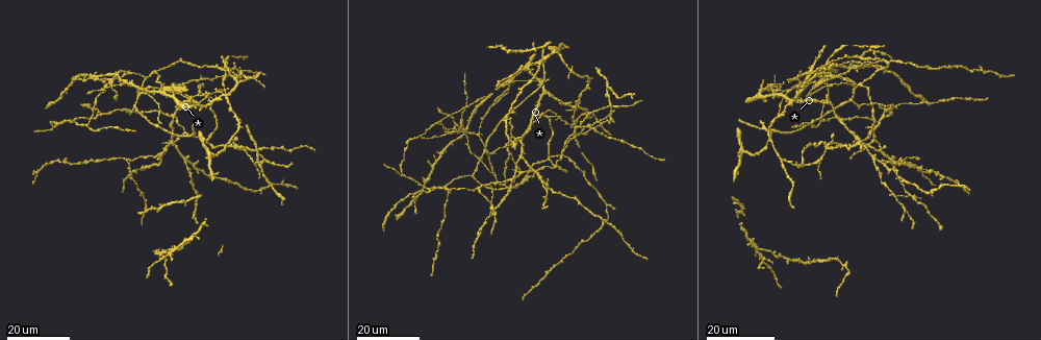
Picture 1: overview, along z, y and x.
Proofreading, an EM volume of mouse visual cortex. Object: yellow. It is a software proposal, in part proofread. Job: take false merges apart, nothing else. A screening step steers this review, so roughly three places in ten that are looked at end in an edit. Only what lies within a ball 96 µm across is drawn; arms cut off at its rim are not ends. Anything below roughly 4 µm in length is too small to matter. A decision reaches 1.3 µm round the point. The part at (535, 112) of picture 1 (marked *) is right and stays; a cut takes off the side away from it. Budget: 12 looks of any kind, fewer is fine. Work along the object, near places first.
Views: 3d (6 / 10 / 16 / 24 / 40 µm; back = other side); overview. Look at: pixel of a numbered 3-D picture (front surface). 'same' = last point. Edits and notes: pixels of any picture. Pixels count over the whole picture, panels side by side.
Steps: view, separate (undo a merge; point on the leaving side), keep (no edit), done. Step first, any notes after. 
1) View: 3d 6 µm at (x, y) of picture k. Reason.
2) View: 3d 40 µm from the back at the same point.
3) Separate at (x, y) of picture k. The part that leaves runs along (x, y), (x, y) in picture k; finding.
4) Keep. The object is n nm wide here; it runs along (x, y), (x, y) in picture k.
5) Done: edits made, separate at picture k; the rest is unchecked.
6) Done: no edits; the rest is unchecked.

View: 3d 16 µm at (799, 83) of picture 1. Arms part here.

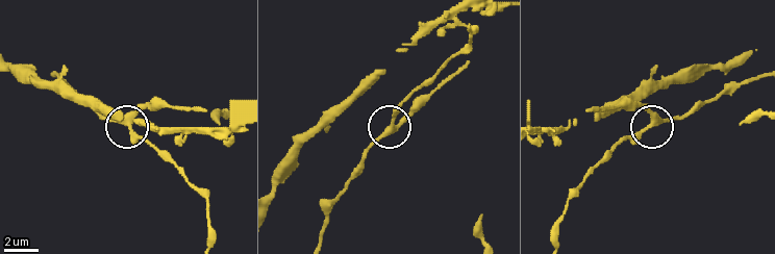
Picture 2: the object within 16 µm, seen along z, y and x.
View: 3d 10 µm at (652, 122) of picture 2.

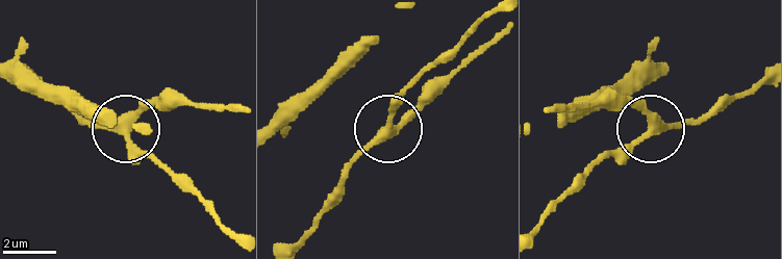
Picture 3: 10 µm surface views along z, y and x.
View: 3d 6 µm at (650, 130) of picture 3.

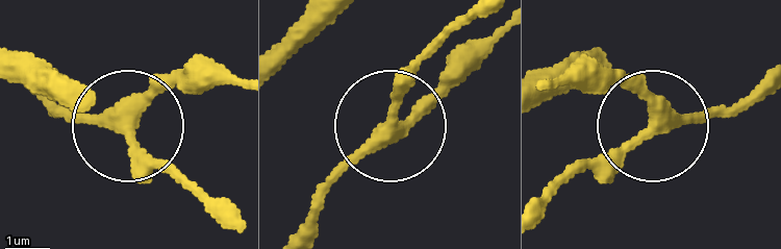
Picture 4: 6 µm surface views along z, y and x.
Keep. The object is 310 nm wide here; it runs along (759, 90), (726, 113), (651, 116), (596, 60) in picture 4; one neuron here.

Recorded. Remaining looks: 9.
View: 3d 16 µm at (909, 194) of picture 1. Three arms meet.

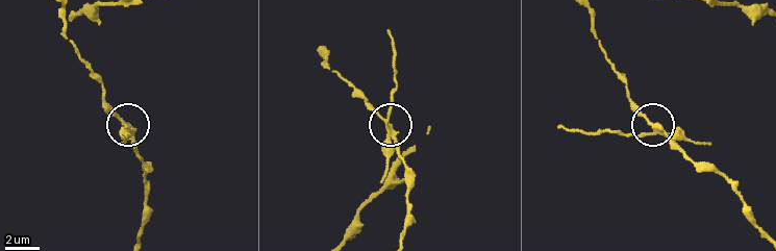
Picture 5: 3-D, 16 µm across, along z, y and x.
View: 3d 6 µm at (389, 127) of picture 5.

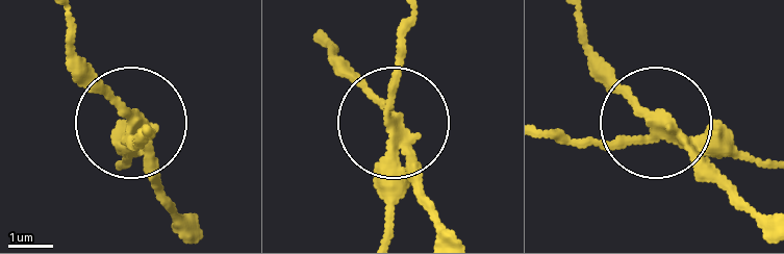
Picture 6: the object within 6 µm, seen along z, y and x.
Separate at (397, 74) of picture 6. The object is 230 nm wide here; the part that leaves runs along (388, 134), (404, 15) in picture 6; a second neuron is stuck on.

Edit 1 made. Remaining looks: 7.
View: overview.

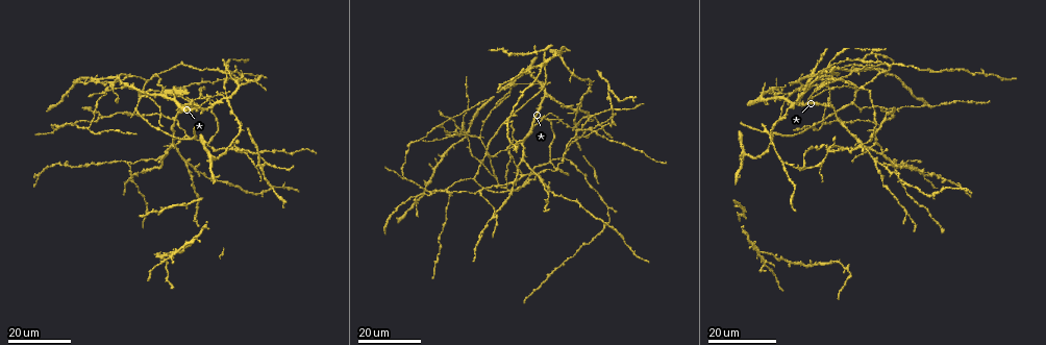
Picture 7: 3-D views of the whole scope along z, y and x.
View: 3d 24 µm at (518, 169) of picture 7. Small branch off a trunk.

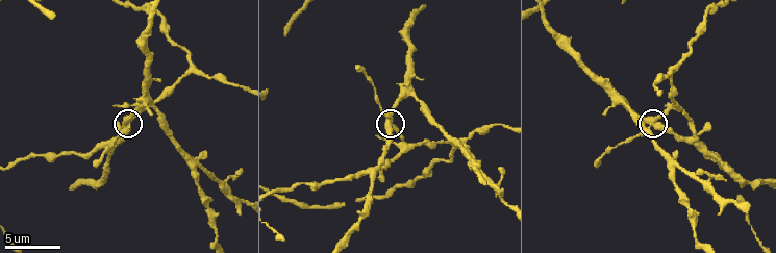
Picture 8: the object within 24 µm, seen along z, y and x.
View: 3d 10 µm at (129, 126) of picture 8. Zoom in.

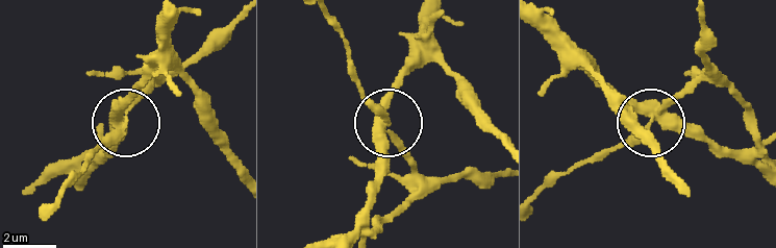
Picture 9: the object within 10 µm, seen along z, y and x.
Keep. The side arm is 7 µm long; one neuron here.

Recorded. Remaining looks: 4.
View: 3d 24 µm at (403, 179) of picture 7. Side arm on a straight run.

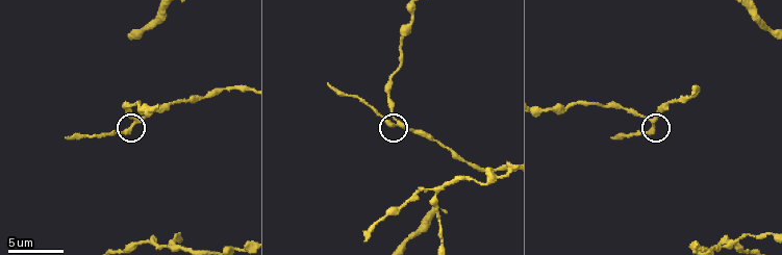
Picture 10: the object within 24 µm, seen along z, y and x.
View: 3d 10 µm at (652, 123) of picture 10.

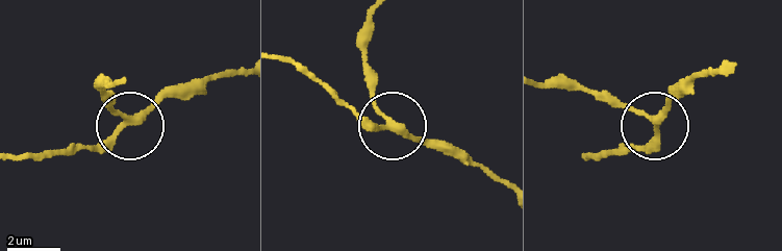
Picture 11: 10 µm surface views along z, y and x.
View: 3d 10 µm from the back at (122, 124) of picture 11.

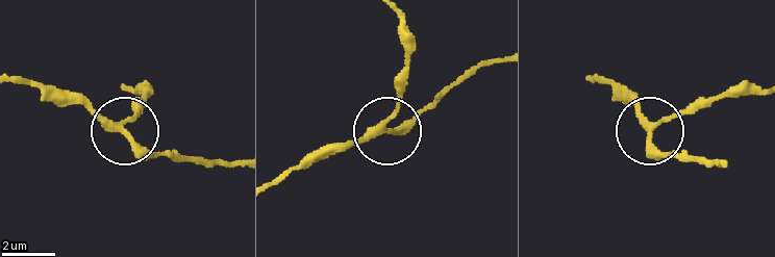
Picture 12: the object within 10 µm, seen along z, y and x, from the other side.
Keep. The side arm is 8 µm long; it runs along (13, 78), (80, 103), (147, 150), (172, 156) in picture 12; all the same neuron.

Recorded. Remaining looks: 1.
Done: edits made, separate at picture 6; the rest is unchecked.

